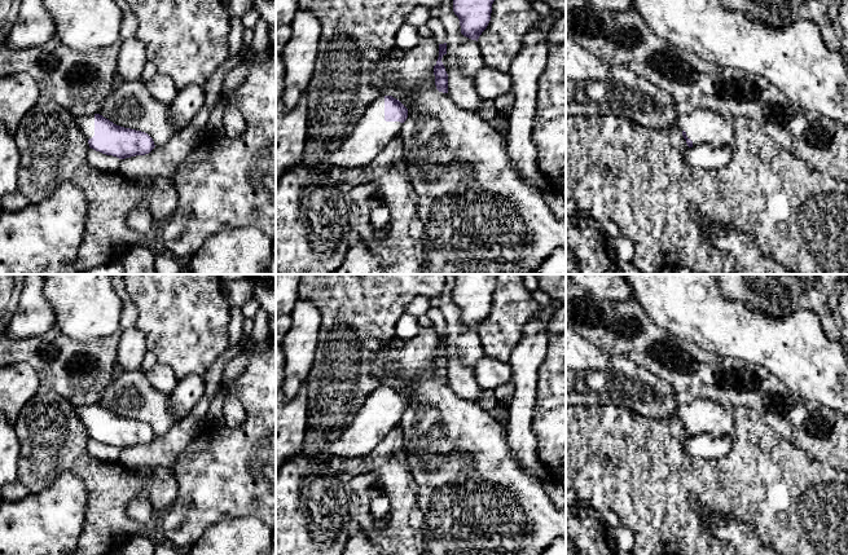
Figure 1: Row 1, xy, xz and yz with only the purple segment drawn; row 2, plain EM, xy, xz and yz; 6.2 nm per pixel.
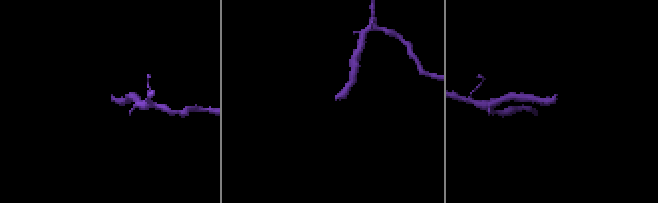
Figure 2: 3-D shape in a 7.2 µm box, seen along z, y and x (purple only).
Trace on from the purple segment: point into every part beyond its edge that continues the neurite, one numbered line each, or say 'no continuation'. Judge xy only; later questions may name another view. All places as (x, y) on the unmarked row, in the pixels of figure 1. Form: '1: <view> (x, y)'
1: xy (86, 413)

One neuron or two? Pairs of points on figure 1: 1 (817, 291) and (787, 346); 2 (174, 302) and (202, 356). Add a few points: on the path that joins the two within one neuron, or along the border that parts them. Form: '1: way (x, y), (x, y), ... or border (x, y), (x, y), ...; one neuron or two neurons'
1: border (778, 317), (811, 311), (826, 334); two neurons
2: way (184, 315), (189, 343); one neuron

